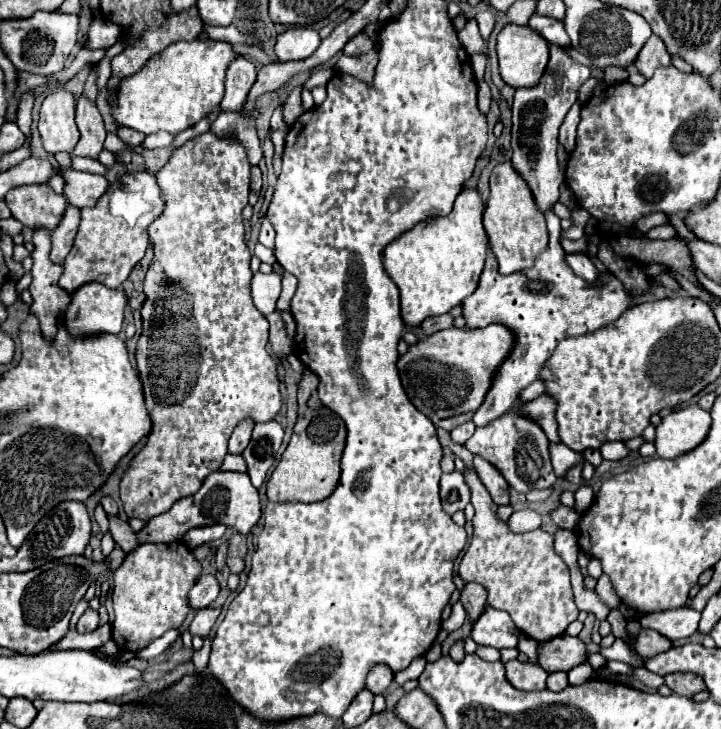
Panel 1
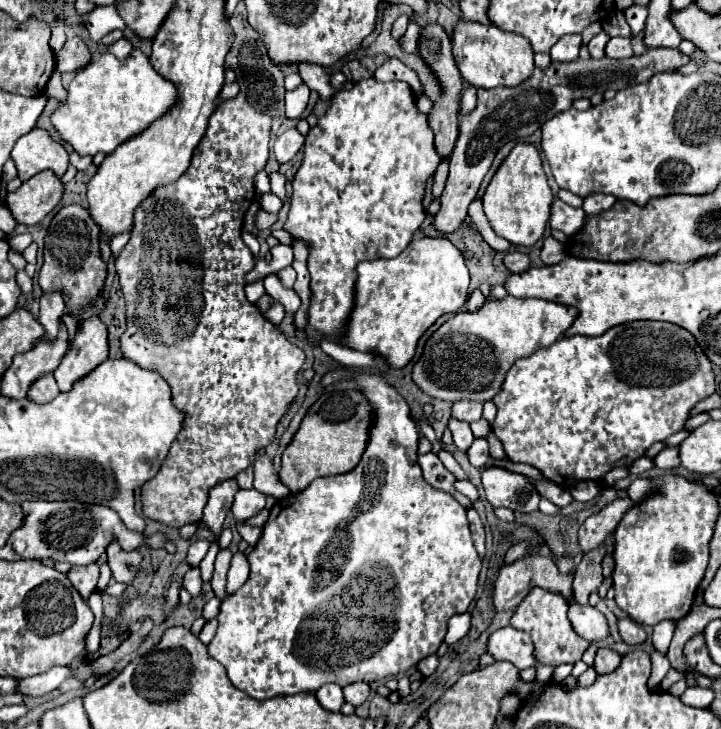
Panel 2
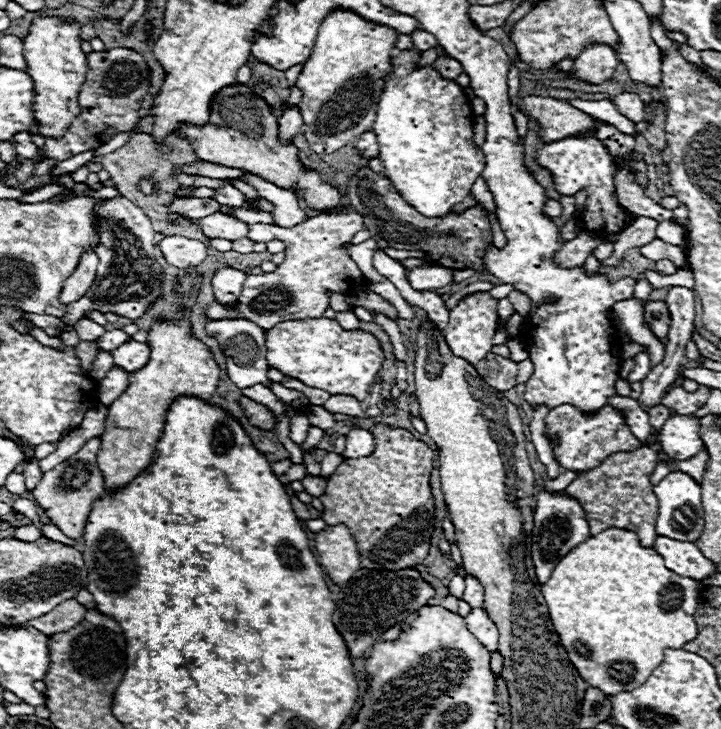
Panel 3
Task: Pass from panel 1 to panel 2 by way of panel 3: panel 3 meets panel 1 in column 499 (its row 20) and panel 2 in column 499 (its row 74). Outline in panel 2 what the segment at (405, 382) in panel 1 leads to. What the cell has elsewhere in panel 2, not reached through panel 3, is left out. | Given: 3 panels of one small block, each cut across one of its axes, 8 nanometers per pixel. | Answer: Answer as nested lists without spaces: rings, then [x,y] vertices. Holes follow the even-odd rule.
[[[506,296],[488,300],[476,312],[454,314],[430,336],[420,360],[414,364],[412,380],[434,398],[488,402],[502,388],[506,372],[518,358],[554,344],[572,326],[576,316],[578,310],[572,306],[536,298]]]

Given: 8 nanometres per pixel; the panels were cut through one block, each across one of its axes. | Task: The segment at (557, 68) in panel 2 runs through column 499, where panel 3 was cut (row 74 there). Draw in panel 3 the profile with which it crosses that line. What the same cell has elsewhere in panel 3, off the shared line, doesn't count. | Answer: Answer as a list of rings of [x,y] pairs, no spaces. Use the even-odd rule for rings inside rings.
[[[104,50],[104,52],[90,52],[86,54],[88,60],[88,76],[80,88],[78,102],[80,102],[80,116],[72,122],[72,128],[60,140],[46,140],[46,154],[48,158],[66,160],[80,152],[104,146],[114,134],[132,130],[140,120],[140,102],[148,94],[150,80],[148,80],[148,64],[144,58],[134,50]]]

